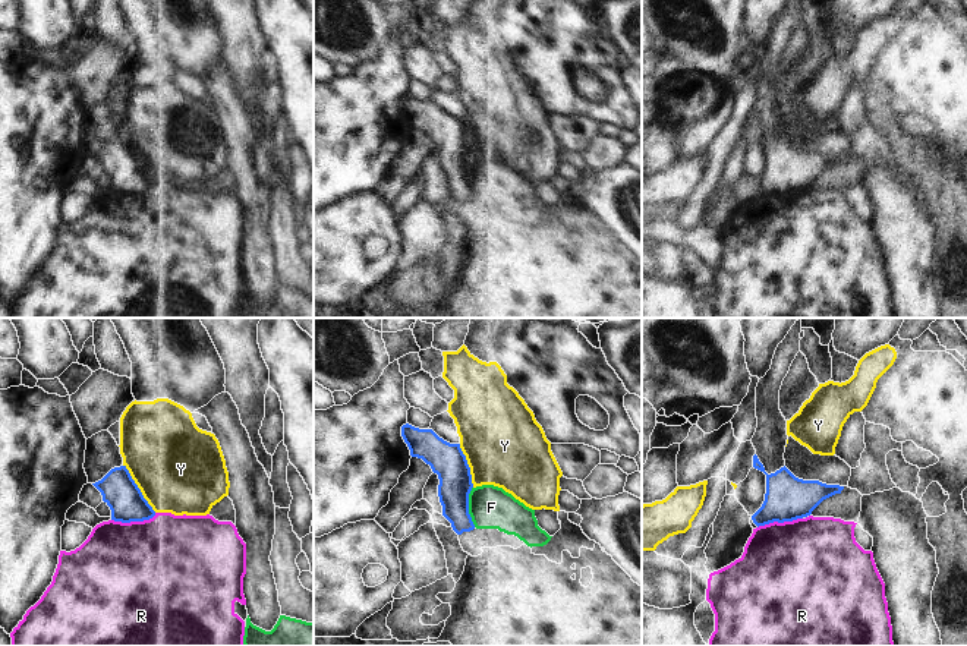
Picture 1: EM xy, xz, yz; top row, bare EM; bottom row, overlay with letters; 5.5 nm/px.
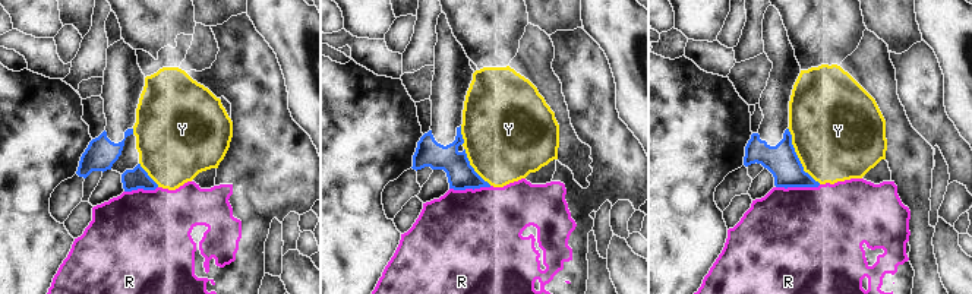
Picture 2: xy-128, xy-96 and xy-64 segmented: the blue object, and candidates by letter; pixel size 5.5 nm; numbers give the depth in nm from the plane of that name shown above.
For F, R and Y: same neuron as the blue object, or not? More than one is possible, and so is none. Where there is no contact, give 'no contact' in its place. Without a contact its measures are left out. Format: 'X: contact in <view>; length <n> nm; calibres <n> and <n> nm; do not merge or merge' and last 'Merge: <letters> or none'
F: contact in xz; length 220 nm; calibres 180 and 240 nm; do not merge
R: contact in xy; length 260 nm; calibres 200 and 480 nm; do not merge
Y: contact in xy; length 320 nm; calibres 200 and 480 nm; do not merge
Merge: none

